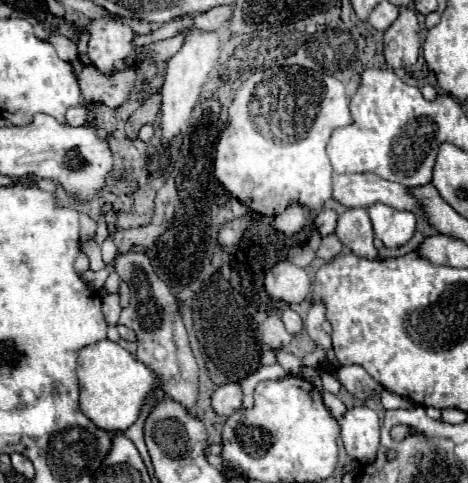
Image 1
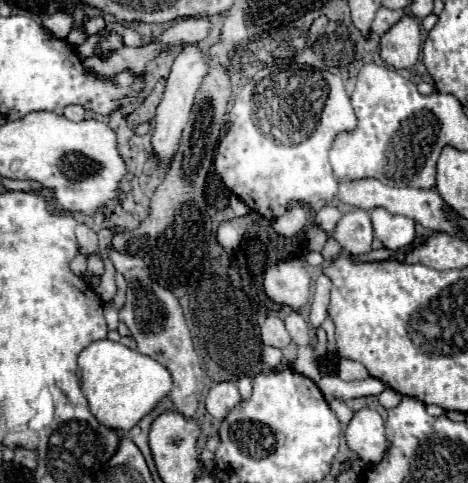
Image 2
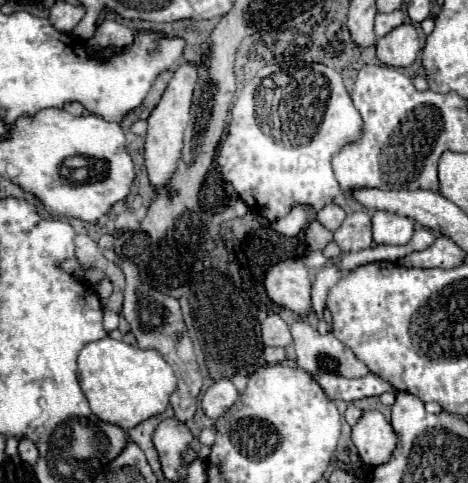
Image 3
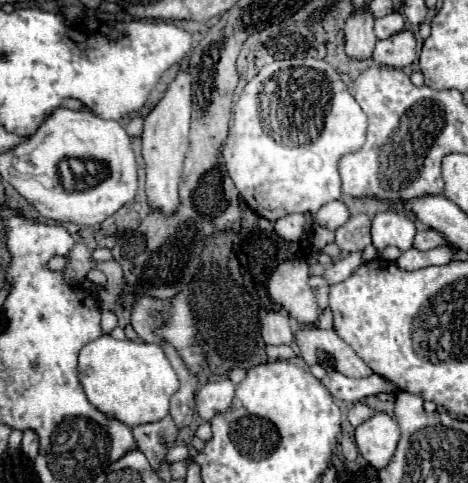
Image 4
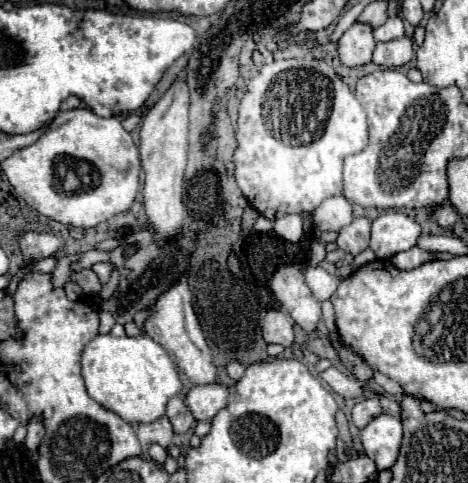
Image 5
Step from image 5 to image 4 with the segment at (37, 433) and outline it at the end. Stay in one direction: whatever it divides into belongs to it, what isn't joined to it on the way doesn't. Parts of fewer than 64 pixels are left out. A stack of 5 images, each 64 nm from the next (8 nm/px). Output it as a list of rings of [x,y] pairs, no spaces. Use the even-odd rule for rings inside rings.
[[[24,432],[24,438],[22,438],[22,452],[28,456],[28,458],[36,458],[38,454],[38,436],[34,432]]]

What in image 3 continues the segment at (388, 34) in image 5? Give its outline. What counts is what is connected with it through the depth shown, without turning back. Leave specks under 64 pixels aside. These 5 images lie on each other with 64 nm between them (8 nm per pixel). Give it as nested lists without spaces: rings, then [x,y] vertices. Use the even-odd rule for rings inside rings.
[[[396,10],[396,12],[390,12],[390,14],[376,14],[376,26],[374,26],[374,32],[378,38],[382,38],[384,34],[388,34],[392,28],[400,26],[402,22],[406,22],[406,16],[402,10]]]

